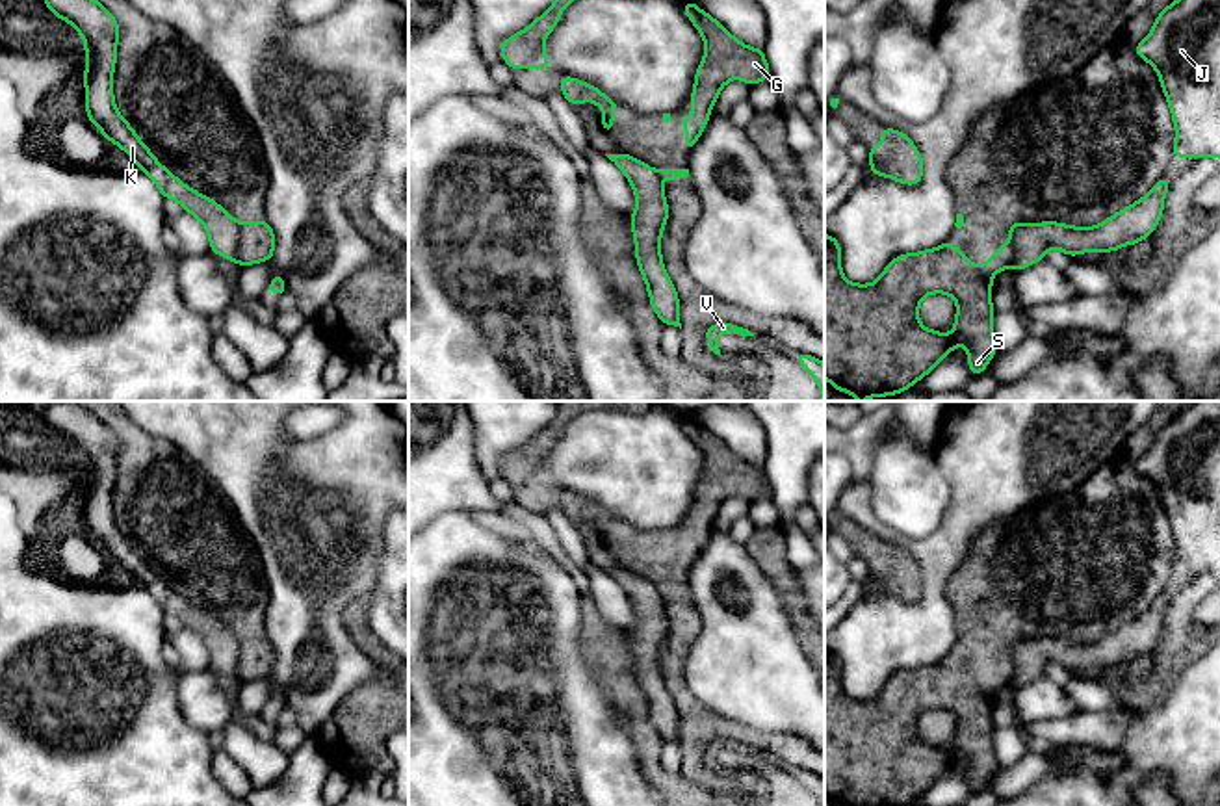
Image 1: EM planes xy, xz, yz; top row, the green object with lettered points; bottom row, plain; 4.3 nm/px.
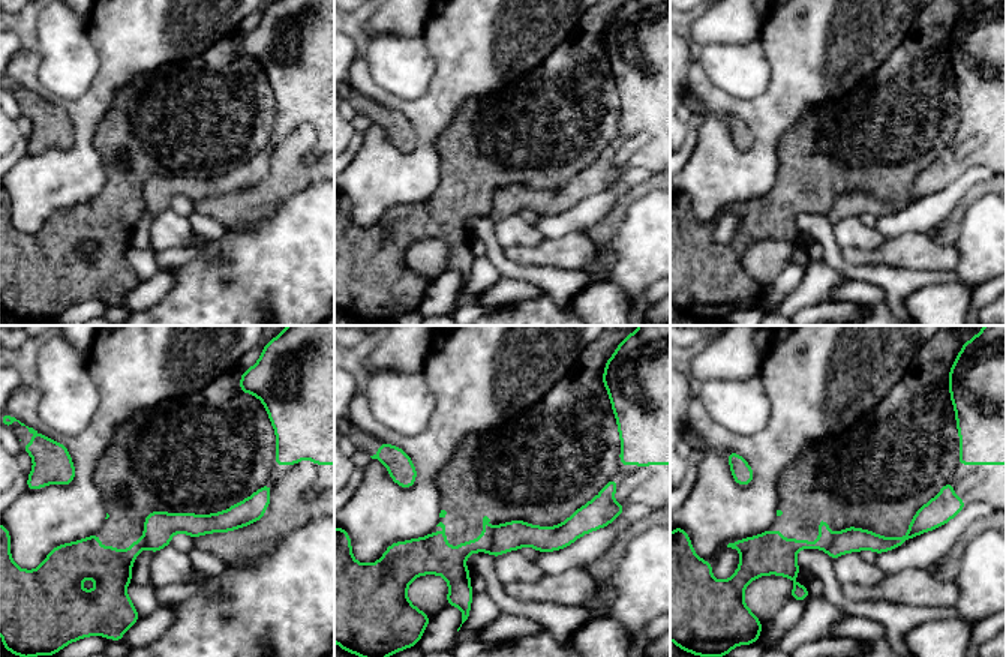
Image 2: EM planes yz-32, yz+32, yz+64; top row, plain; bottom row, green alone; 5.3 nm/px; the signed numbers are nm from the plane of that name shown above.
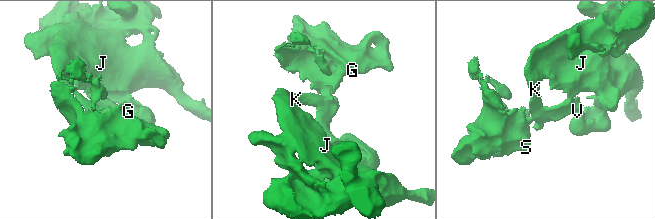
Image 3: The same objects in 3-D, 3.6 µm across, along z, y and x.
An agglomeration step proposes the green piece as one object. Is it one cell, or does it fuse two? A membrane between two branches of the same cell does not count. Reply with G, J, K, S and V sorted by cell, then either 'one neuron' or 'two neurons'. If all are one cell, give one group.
G S / J K V; two neurons

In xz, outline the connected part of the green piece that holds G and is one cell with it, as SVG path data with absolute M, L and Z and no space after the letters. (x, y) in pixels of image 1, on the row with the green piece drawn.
M694 0L683 2L683 11L704 37L706 46L691 93L693 113L678 119L685 126L685 150L691 152L709 121L709 111L720 89L733 78L748 85L769 80L771 69L761 48L746 46L735 39L717 19L702 11Z

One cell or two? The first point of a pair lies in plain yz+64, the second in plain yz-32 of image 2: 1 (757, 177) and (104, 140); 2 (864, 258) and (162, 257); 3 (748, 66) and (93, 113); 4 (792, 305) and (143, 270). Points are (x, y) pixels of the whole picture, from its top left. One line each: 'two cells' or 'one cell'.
1: two cells
2: one cell
3: two cells
4: one cell

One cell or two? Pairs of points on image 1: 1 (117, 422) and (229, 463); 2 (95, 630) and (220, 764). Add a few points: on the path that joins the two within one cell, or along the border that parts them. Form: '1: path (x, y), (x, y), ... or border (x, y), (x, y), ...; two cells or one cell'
1: border (130, 420), (145, 431), (173, 442), (201, 468); two cells
2: border (214, 751), (212, 773), (223, 786); two cells

